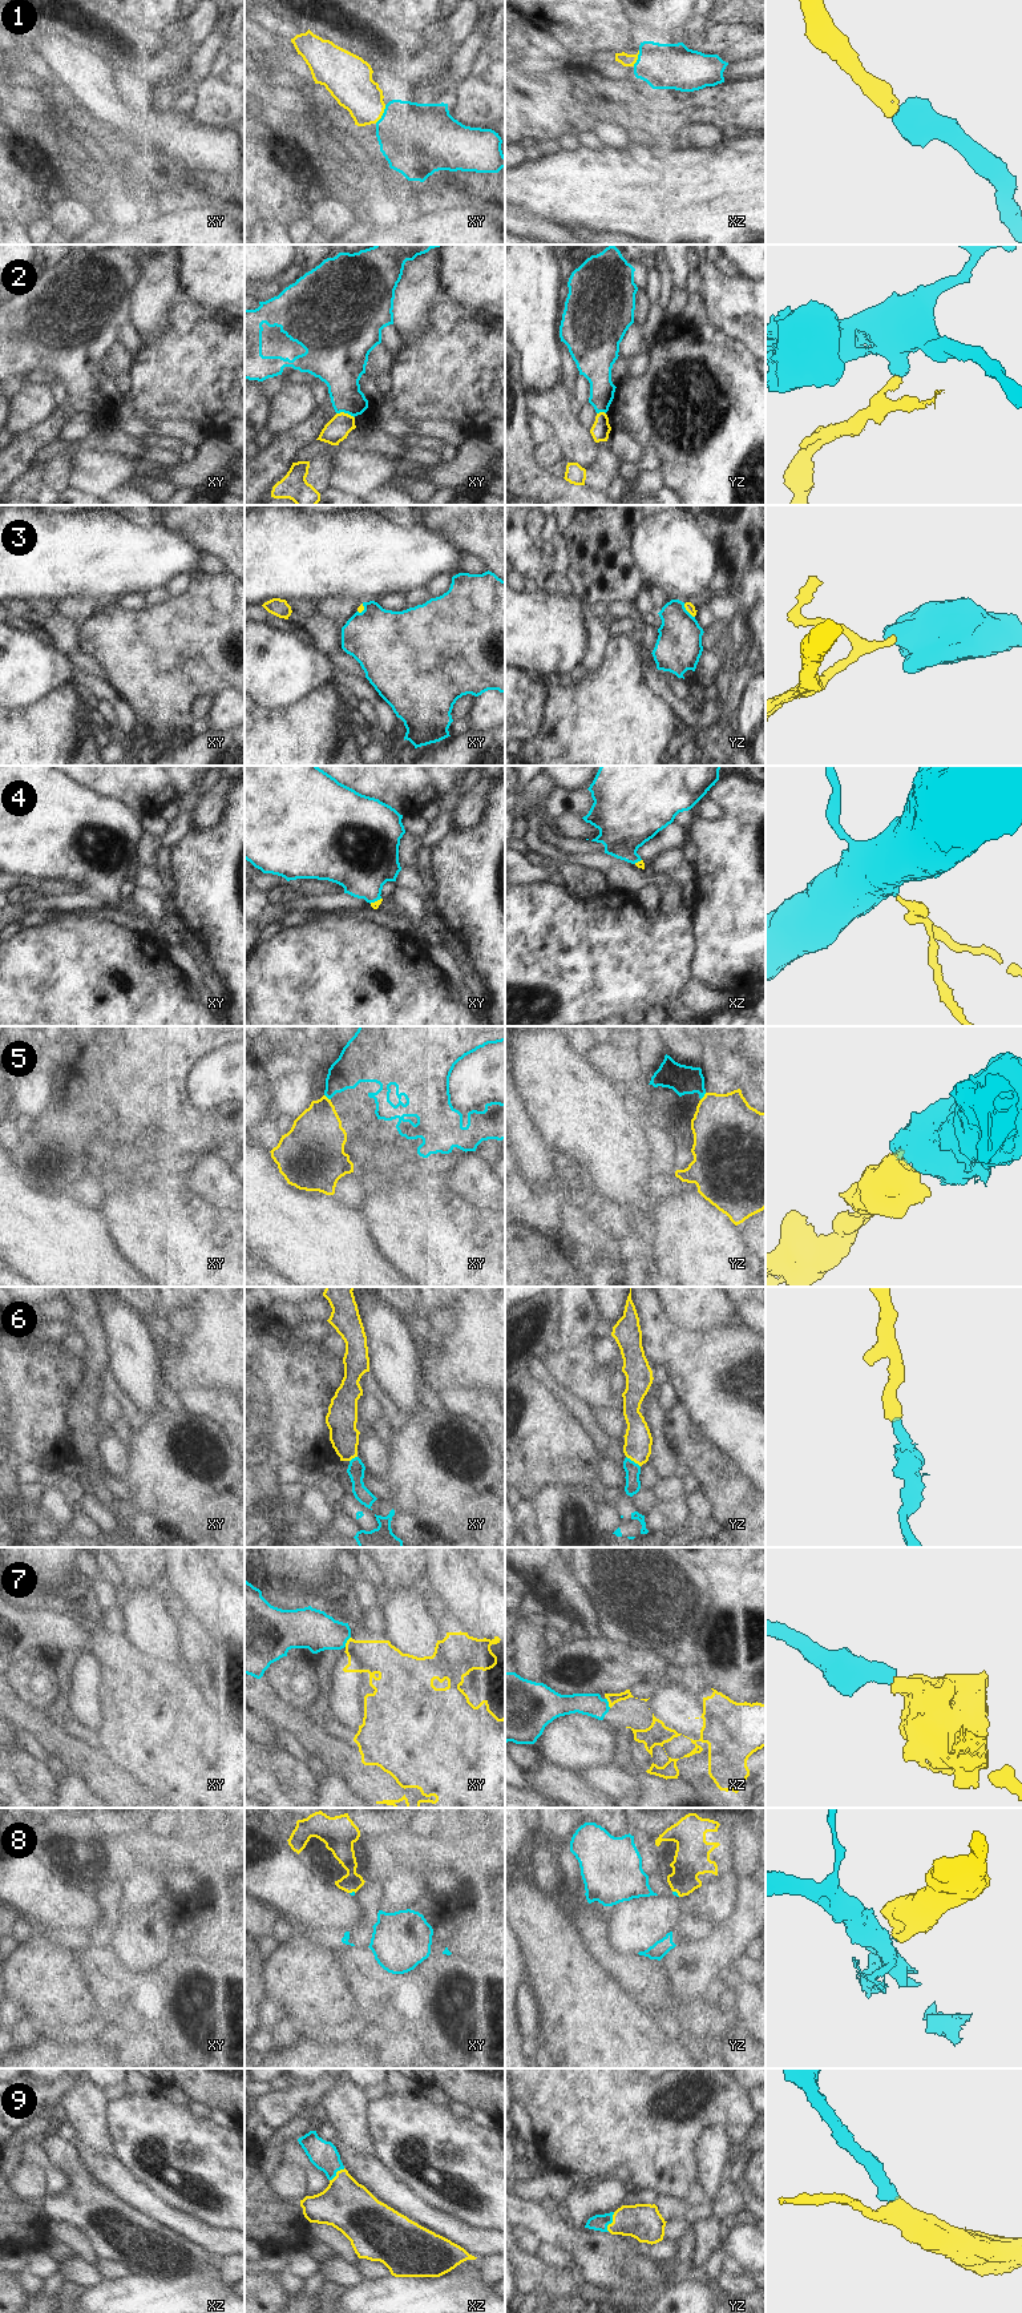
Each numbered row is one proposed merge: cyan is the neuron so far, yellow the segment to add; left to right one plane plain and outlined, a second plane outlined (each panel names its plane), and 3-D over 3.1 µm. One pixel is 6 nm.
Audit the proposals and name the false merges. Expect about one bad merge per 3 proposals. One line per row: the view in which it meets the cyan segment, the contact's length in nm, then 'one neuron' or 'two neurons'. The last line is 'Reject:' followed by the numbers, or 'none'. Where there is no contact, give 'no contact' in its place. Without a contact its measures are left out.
1: contact in xy; length 130 nm; one neuron
2: contact in xy; length 120 nm; two neurons
3: contact in yz; length 110 nm; two neurons
4: contact in xy; length 80 nm; one neuron
5: contact in yz; length 60 nm; one neuron
6: contact in yz; length 110 nm; one neuron
7: contact in xy; length 70 nm; one neuron
8: contact in yz; length 60 nm; two neurons
9: contact in yz; length 130 nm; one neuron
Reject: 2, 3, 8

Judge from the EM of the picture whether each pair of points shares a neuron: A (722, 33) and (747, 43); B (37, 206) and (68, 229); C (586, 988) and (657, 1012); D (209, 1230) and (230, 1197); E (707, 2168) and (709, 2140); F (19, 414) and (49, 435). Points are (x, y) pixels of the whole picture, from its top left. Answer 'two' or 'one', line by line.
A: one
B: two
C: two
D: two
E: one
F: two

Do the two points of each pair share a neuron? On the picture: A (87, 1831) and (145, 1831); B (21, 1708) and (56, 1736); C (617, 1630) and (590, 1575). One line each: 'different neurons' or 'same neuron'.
A: same neuron
B: same neuron
C: same neuron

